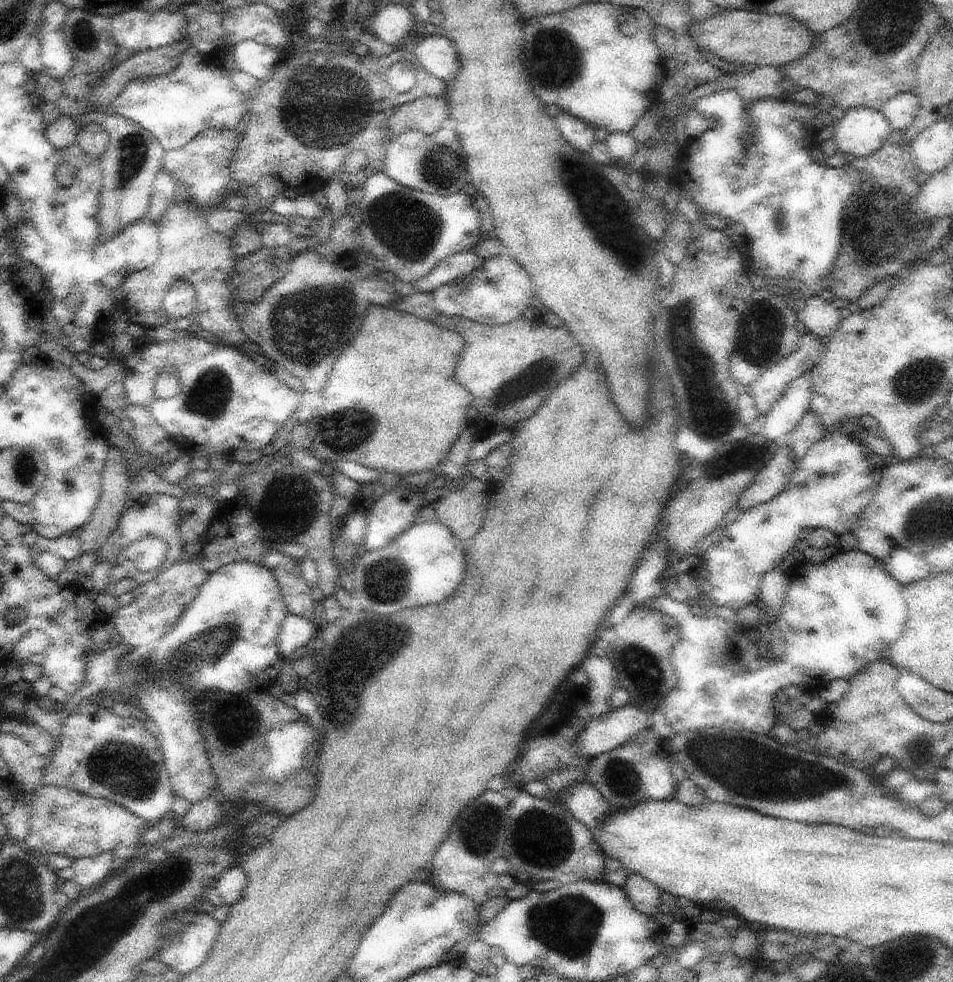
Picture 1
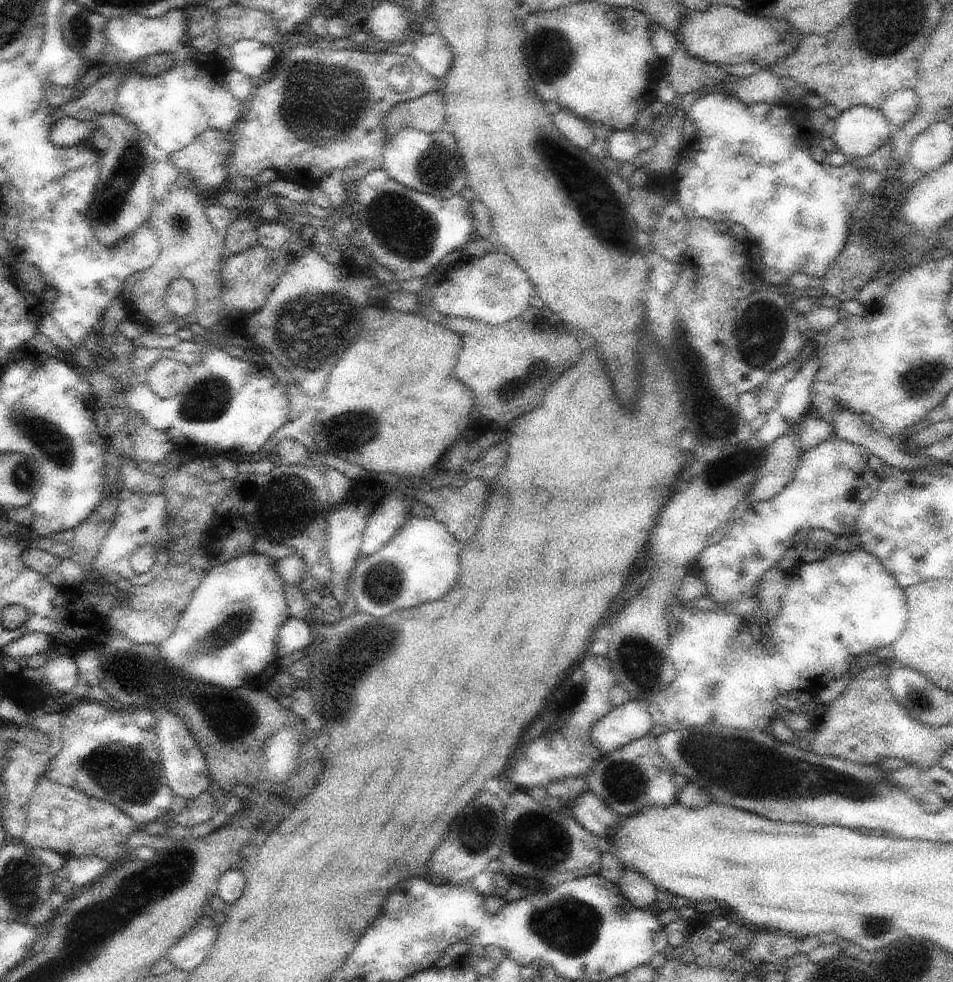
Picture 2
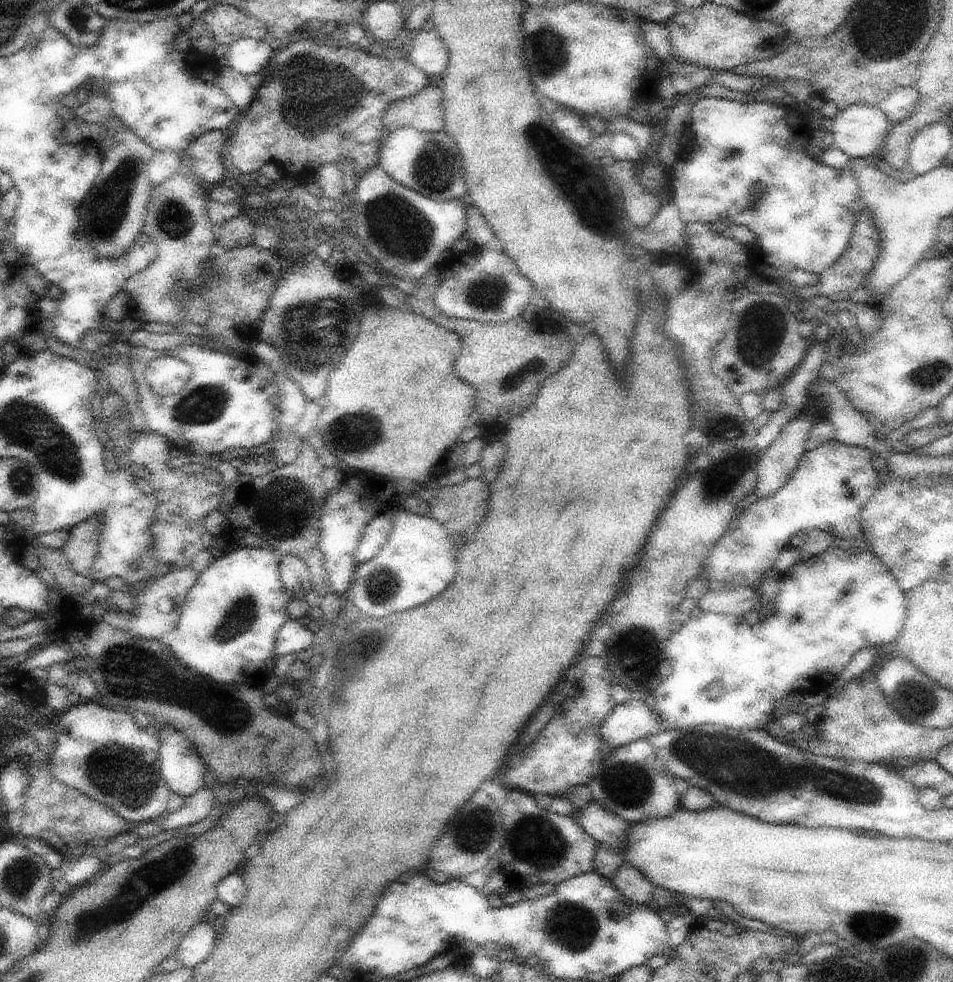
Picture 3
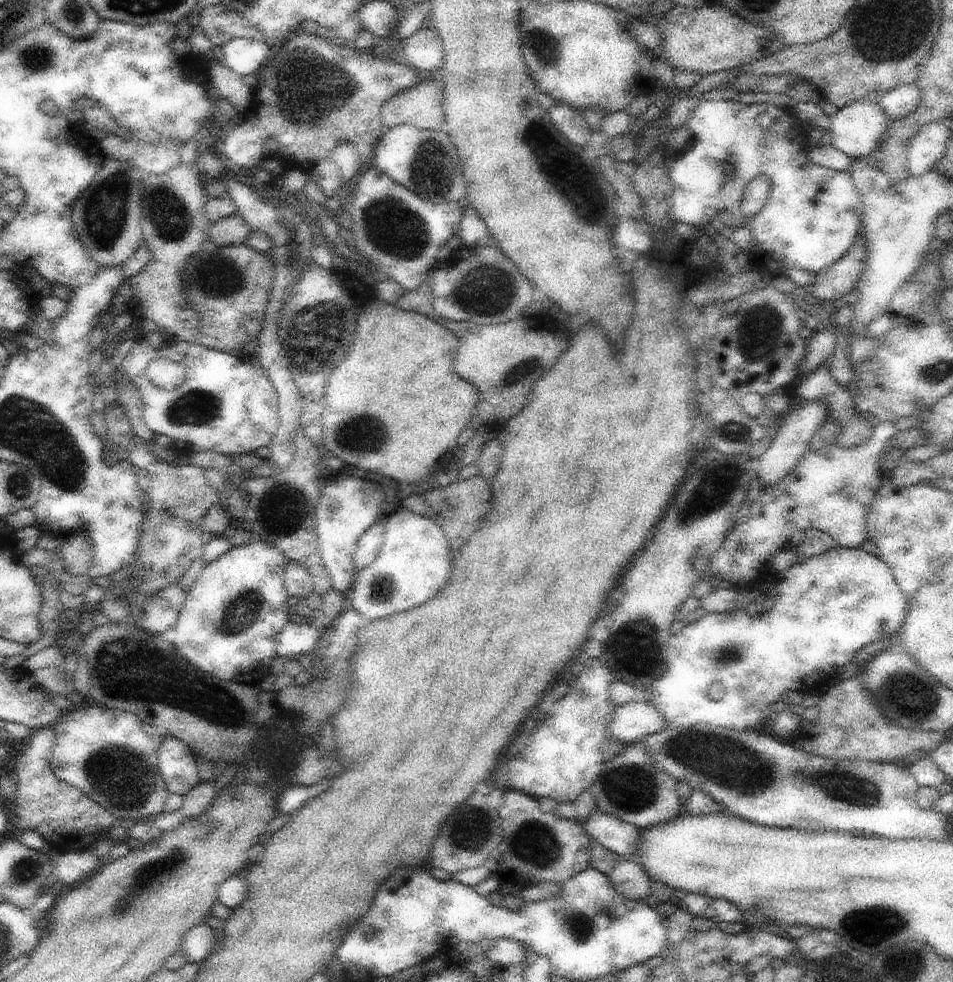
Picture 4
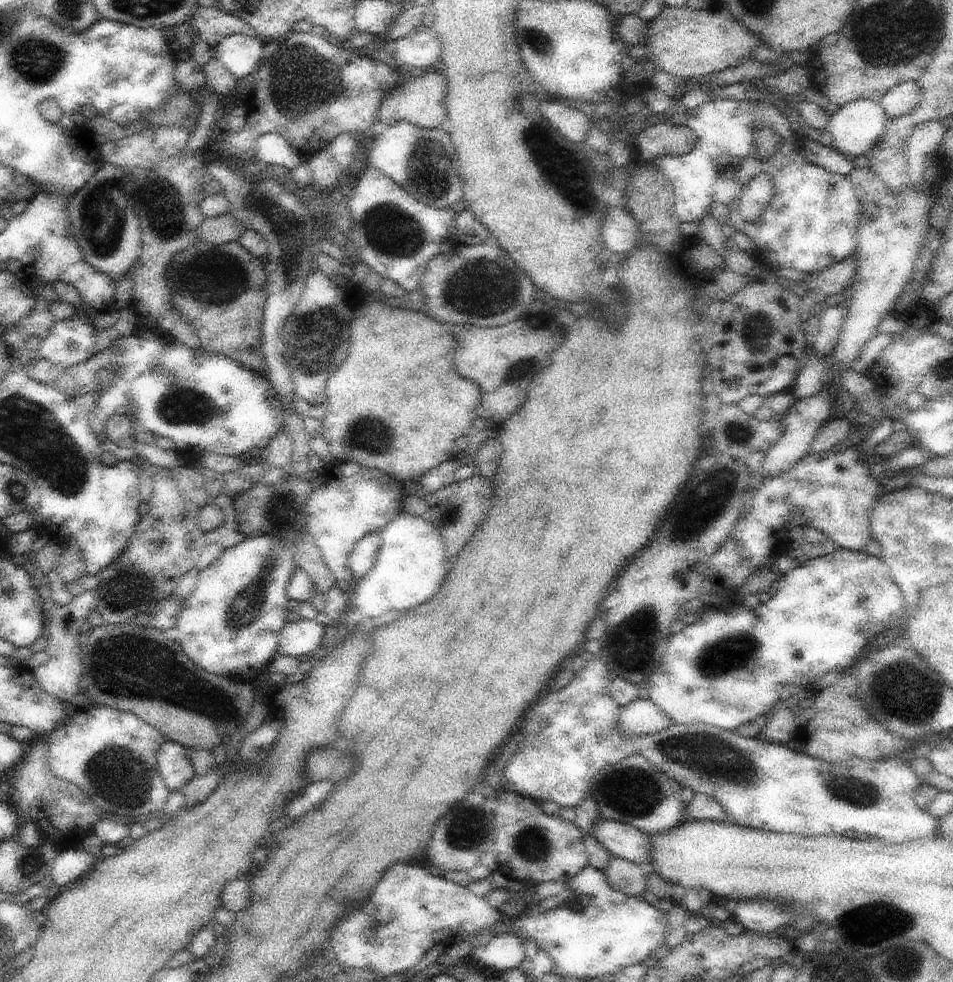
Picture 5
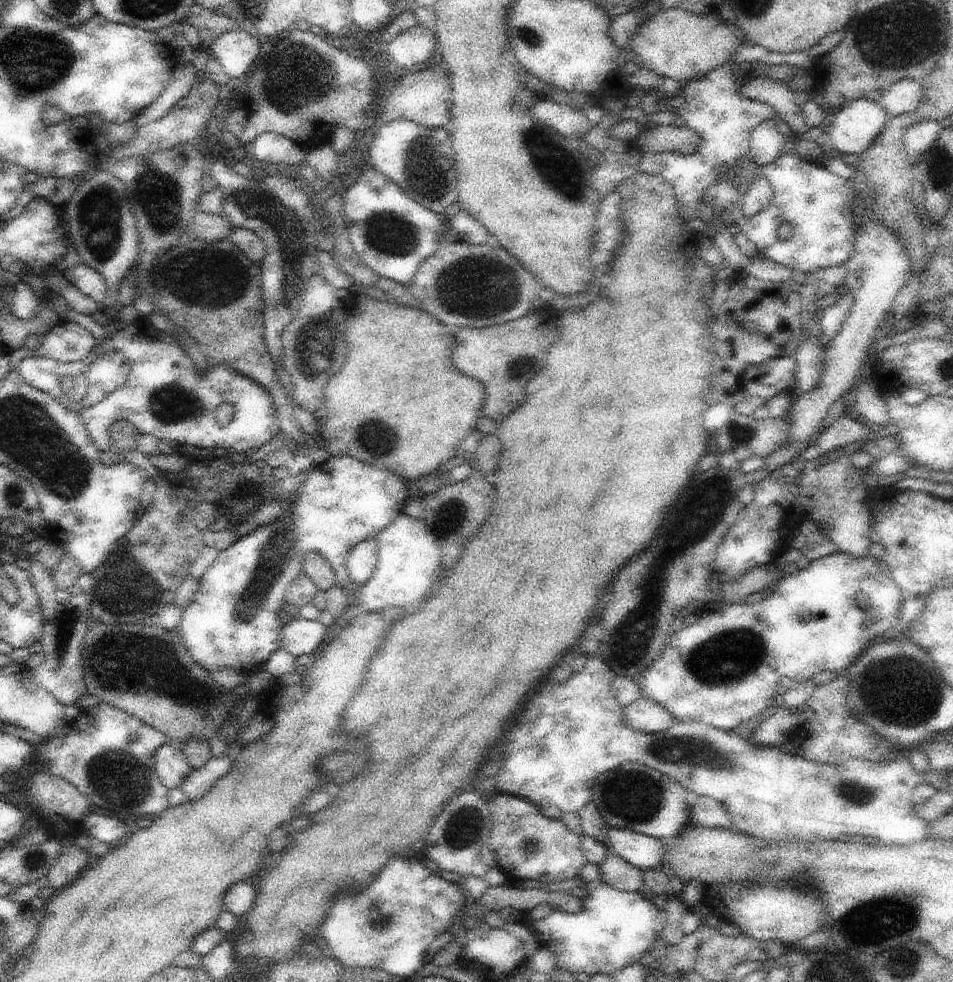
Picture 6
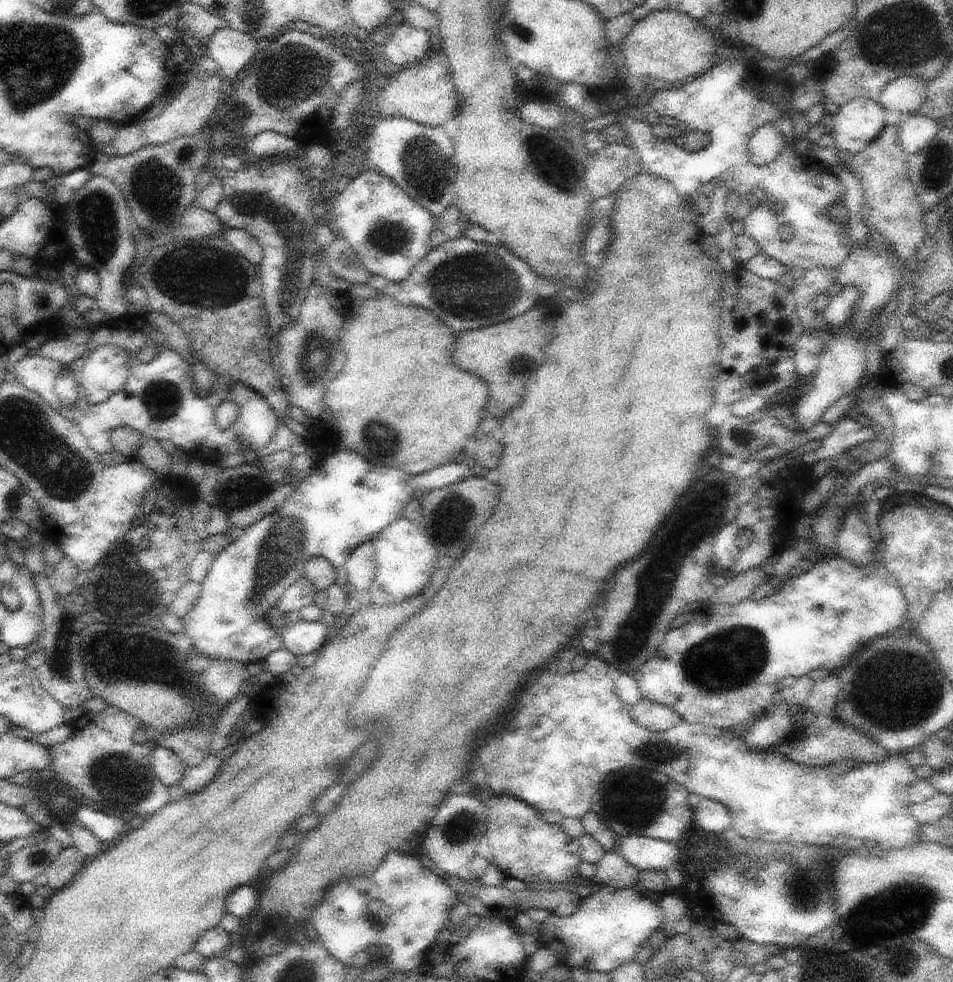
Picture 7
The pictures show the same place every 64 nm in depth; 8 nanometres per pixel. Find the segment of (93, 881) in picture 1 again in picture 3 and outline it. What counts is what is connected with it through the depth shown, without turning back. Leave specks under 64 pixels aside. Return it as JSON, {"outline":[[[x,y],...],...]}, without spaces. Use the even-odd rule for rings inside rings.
{"outline":[[[70,854],[63,857],[62,877],[72,888],[80,888],[101,874],[106,864],[93,855]]]}

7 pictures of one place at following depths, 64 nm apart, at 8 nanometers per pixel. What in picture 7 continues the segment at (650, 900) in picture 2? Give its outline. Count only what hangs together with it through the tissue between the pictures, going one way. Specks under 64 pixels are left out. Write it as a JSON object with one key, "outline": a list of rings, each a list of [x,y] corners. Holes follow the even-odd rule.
{"outline":[[[614,850],[606,852],[598,862],[594,879],[617,889],[641,887],[640,871]]]}

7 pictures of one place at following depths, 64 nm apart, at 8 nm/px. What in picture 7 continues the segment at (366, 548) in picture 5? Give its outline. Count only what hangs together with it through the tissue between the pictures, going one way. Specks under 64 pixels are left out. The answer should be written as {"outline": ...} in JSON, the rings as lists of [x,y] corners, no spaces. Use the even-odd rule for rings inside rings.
{"outline":[[[374,540],[360,544],[348,558],[346,565],[349,591],[352,599],[361,603],[369,600],[370,586],[377,573],[377,556]]]}

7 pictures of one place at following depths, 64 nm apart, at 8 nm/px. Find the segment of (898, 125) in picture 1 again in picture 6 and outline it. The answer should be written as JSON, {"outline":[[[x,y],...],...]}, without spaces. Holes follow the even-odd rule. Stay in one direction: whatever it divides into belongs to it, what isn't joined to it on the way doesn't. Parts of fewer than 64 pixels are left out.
{"outline":[[[902,78],[884,92],[878,104],[890,117],[897,117],[914,112],[924,100],[925,94],[926,89],[921,81]]]}

